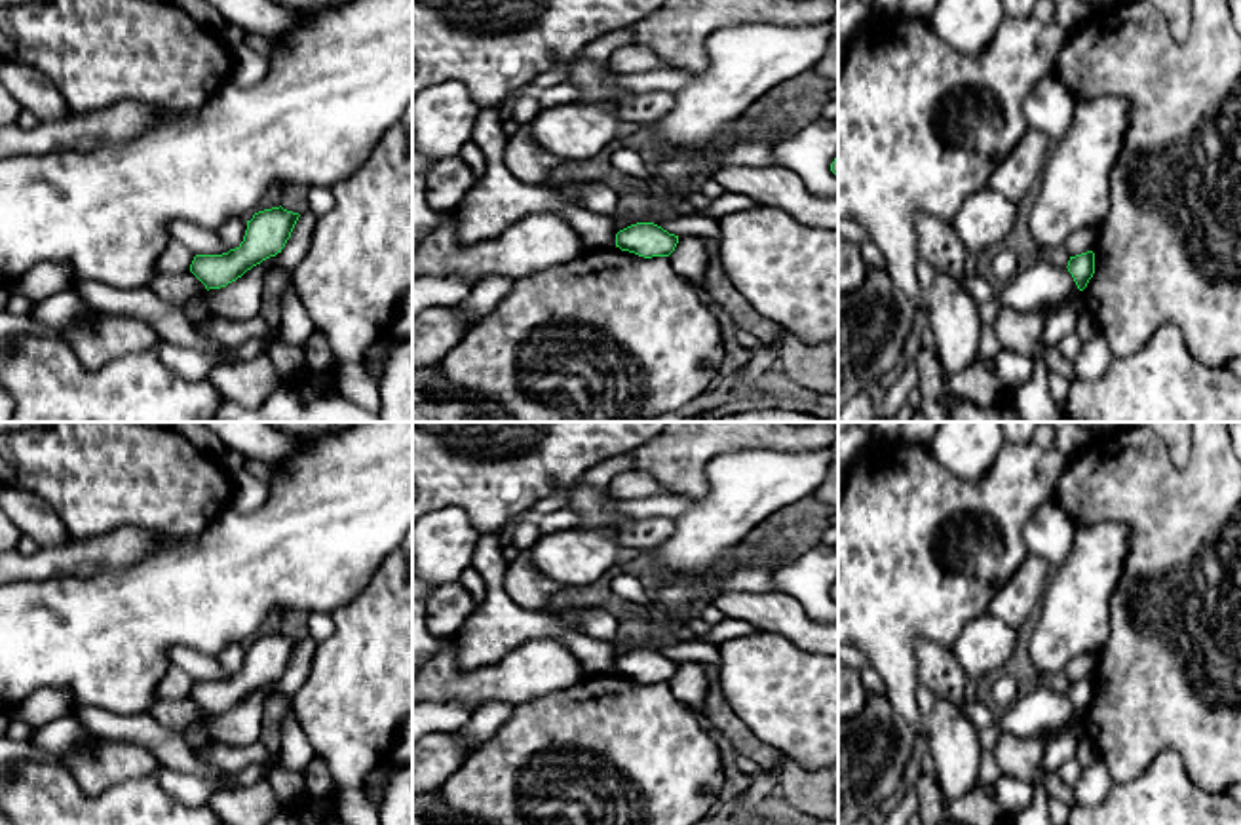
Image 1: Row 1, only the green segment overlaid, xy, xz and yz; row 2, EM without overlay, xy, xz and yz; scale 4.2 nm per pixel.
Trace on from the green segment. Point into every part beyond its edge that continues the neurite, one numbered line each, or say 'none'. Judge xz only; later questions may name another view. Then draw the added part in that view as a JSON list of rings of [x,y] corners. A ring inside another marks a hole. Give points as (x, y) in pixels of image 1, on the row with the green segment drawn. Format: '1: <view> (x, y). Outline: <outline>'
none

